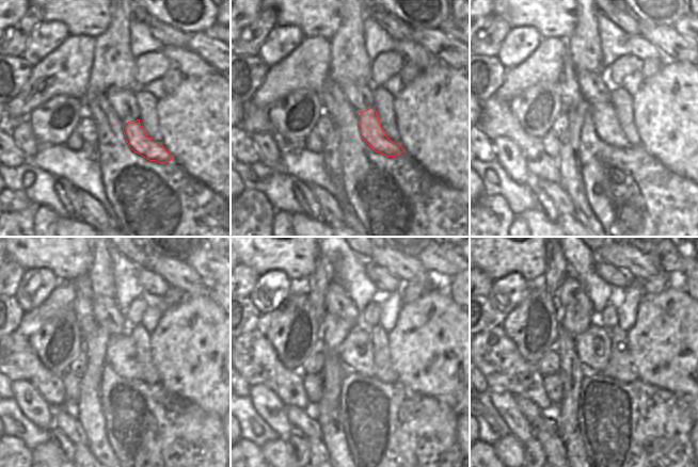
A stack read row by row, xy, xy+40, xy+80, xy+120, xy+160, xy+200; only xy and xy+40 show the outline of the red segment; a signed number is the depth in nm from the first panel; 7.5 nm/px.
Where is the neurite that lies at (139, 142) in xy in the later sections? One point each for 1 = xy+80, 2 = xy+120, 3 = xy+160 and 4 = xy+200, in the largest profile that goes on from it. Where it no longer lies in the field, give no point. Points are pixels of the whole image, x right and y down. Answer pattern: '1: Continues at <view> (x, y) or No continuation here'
1: Continues at xy+80 (606, 125)
2: Continues at xy+120 (121, 355)
3: Continues at xy+160 (357, 350)
4: Continues at xy+200 (592, 347).

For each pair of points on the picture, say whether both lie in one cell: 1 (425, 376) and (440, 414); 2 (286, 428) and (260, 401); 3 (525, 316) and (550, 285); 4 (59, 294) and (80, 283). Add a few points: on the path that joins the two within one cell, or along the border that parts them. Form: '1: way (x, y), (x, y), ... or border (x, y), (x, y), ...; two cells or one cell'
1: border (410, 388), (430, 395), (447, 403), (455, 411); two cells
2: way (279, 421), (274, 417), (270, 417), (265, 408); one cell
3: border (541, 286), (551, 293); two cells
4: border (74, 280), (75, 298), (70, 307); two cells

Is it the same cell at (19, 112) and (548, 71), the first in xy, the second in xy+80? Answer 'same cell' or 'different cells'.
same cell

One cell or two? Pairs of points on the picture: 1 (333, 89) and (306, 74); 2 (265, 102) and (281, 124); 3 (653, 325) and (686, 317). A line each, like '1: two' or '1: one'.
1: two
2: two
3: one

